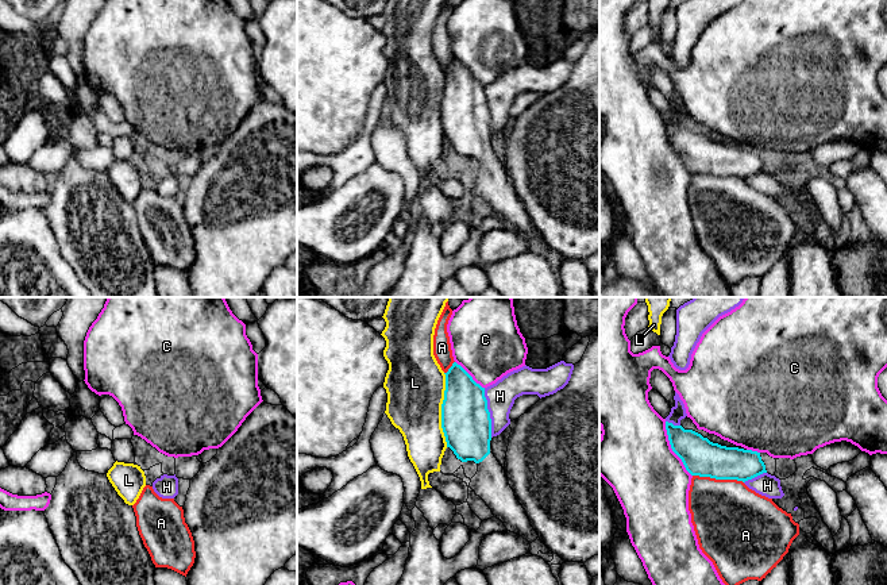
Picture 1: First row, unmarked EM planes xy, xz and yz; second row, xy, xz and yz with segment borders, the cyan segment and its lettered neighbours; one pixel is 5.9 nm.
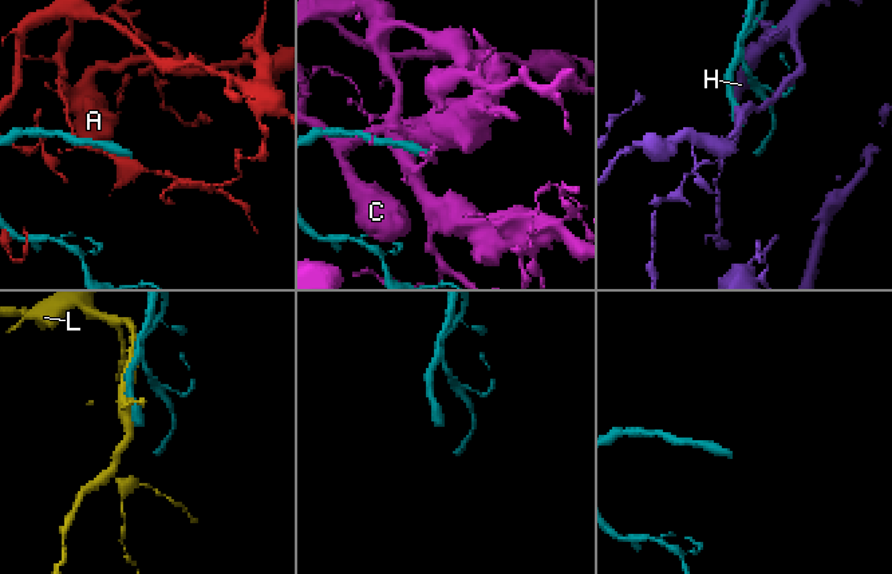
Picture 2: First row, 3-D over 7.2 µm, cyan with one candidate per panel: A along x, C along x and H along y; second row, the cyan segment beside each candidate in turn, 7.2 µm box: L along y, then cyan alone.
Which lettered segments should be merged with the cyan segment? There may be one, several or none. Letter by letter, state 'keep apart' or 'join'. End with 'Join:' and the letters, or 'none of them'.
A: keep apart
C: keep apart
H: keep apart
L: keep apart
Join: none of them

